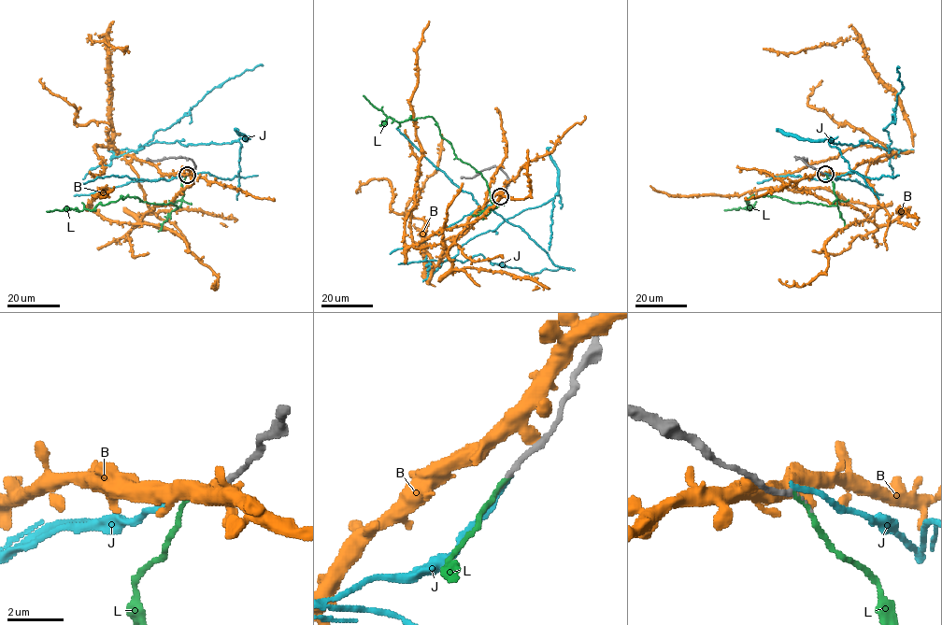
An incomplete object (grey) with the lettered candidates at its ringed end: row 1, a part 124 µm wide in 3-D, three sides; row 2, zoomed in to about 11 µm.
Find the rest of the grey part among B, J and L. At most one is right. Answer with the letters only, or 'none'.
none

